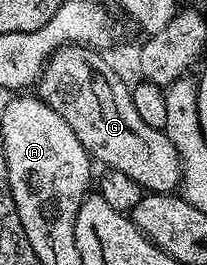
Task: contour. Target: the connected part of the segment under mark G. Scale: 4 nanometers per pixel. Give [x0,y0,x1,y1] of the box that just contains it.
[36,45,181,193]

